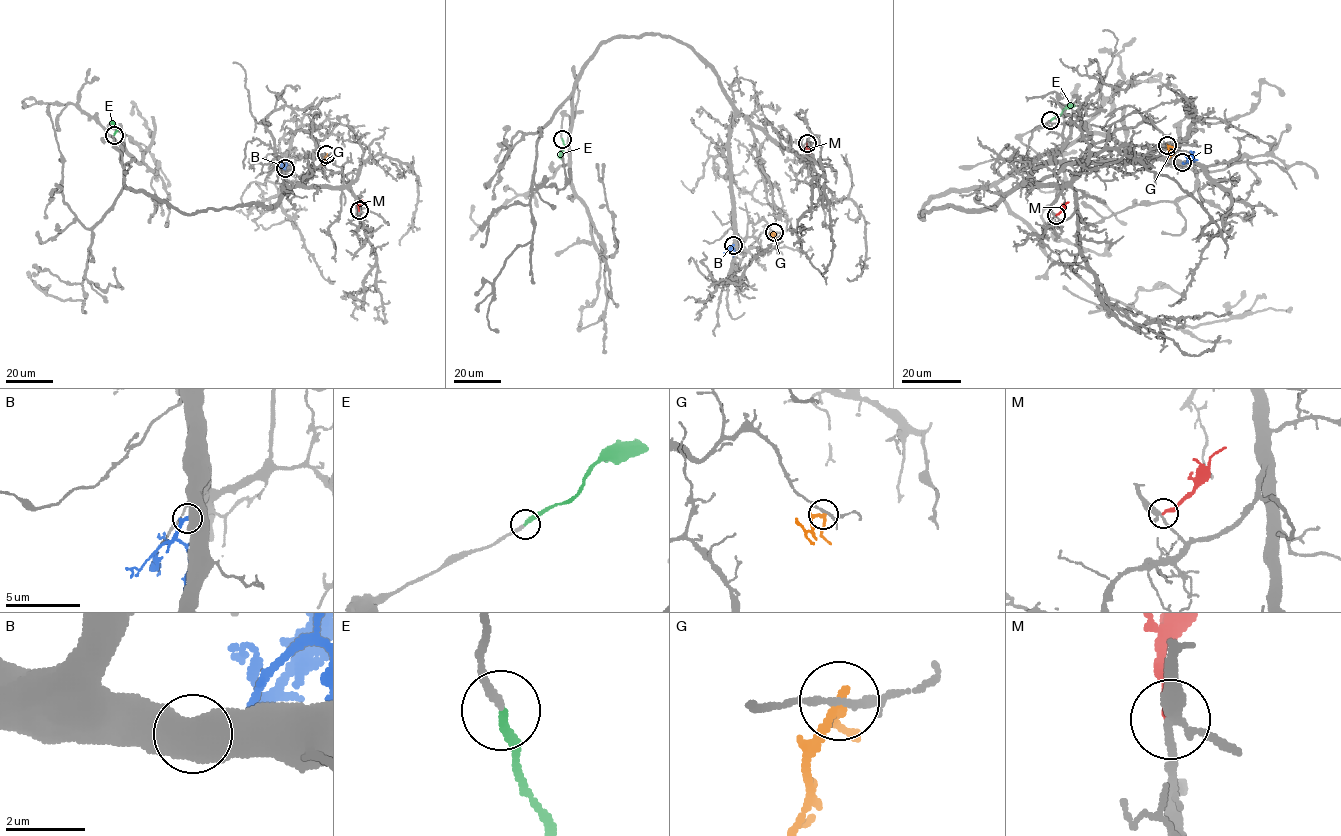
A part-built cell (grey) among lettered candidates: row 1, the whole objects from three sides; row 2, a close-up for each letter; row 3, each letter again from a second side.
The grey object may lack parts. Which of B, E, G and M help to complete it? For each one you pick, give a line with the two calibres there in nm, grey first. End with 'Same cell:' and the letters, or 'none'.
E: 180/200 nm
Same cell: E

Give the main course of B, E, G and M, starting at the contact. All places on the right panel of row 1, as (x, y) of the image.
B: (1182, 162), (1190, 156), (1197, 159)
E: (1050, 120), (1065, 108), (1075, 105)
G: (1168, 145), (1168, 158)
M: (1056, 215), (1069, 202)

